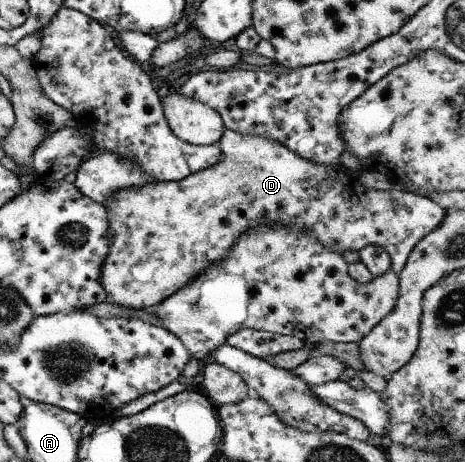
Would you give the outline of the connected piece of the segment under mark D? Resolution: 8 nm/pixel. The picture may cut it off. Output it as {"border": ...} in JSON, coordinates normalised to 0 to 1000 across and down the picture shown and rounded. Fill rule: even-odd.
{"border":[[[486,279],[469,316],[482,340],[456,361],[385,394],[320,392],[301,405],[256,409],[226,431],[222,446],[239,526],[213,610],[232,656],[292,673],[348,656],[452,569],[484,556],[516,506],[563,483],[606,483],[667,500],[688,526],[731,552],[742,543],[774,543],[789,530],[822,532],[841,556],[841,580],[858,593],[895,528],[946,489],[963,463],[925,426],[877,418],[865,407],[834,413],[789,407],[733,355],[682,359],[619,327],[602,307],[563,294],[520,292]]]}

